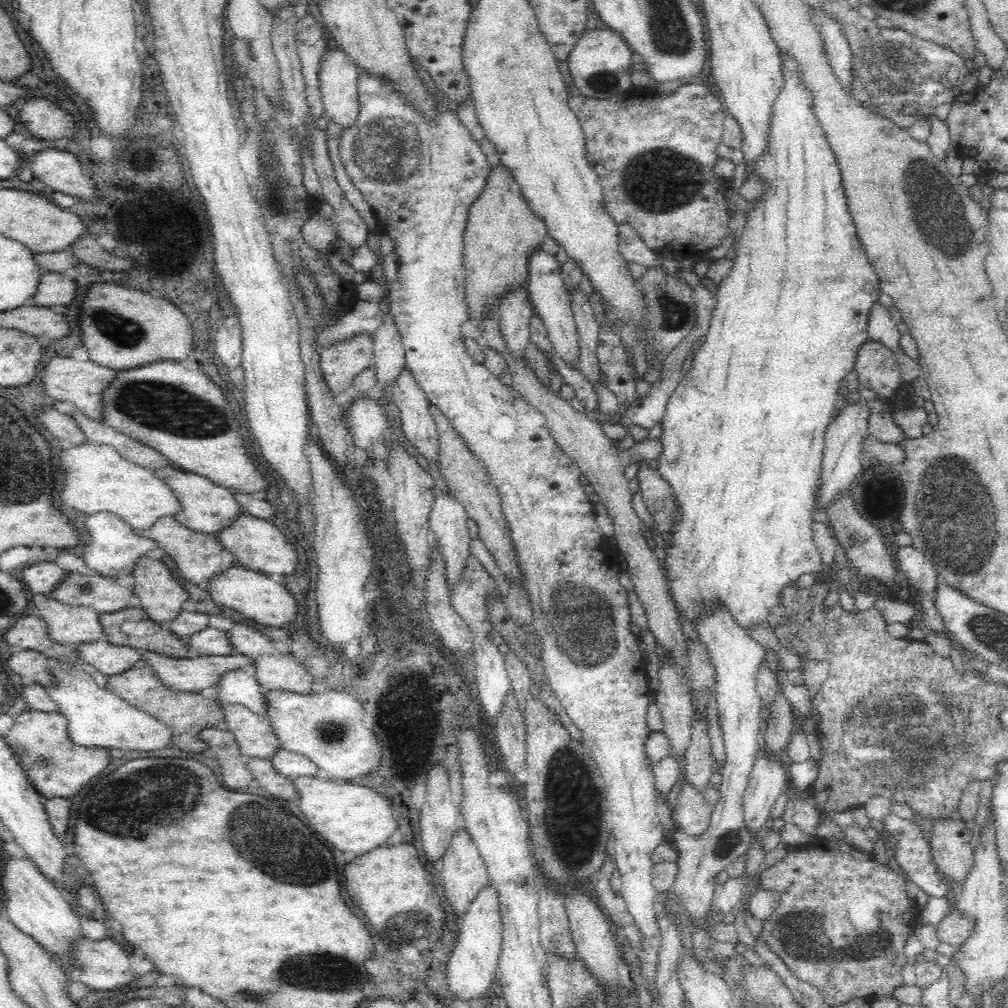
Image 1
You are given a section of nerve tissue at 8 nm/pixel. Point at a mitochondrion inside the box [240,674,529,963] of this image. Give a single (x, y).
(414, 924)

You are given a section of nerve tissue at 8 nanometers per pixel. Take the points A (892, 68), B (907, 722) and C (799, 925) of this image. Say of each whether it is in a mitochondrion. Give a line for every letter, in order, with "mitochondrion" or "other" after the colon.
A: mitochondrion
B: mitochondrion
C: mitochondrion

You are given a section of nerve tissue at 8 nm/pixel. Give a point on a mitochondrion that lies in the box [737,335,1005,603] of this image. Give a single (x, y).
(946, 494)

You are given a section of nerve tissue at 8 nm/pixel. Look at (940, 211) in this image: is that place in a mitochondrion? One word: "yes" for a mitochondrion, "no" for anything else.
yes

